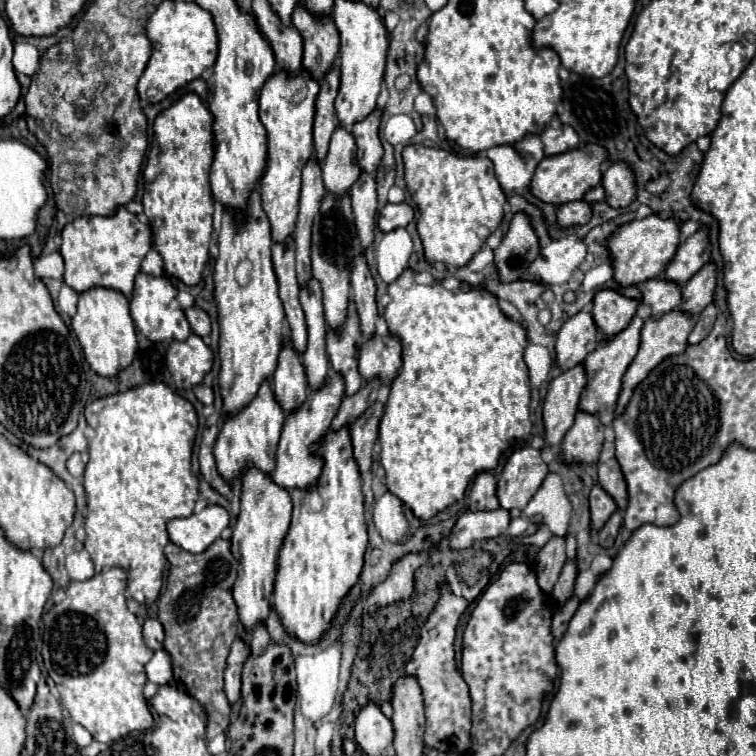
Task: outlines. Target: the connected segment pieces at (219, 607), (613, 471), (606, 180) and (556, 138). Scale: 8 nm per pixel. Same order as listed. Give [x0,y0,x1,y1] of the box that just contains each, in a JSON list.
[[158,539,238,739],[598,443,628,511],[600,163,636,209],[540,125,580,157]]

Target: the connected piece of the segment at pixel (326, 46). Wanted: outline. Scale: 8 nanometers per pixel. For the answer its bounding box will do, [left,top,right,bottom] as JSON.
[292,5,340,81]

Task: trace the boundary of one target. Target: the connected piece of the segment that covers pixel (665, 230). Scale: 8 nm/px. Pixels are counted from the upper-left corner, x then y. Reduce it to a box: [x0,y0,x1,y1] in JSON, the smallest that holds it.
[606,215,680,287]

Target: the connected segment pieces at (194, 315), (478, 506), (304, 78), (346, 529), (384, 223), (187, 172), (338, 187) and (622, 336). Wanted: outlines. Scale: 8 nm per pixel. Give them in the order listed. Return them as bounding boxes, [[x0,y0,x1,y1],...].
[[186,307,210,337],[470,473,498,511],[260,71,318,243],[272,427,368,645],[378,203,414,233],[144,93,214,285],[322,127,360,197],[578,315,642,415]]

